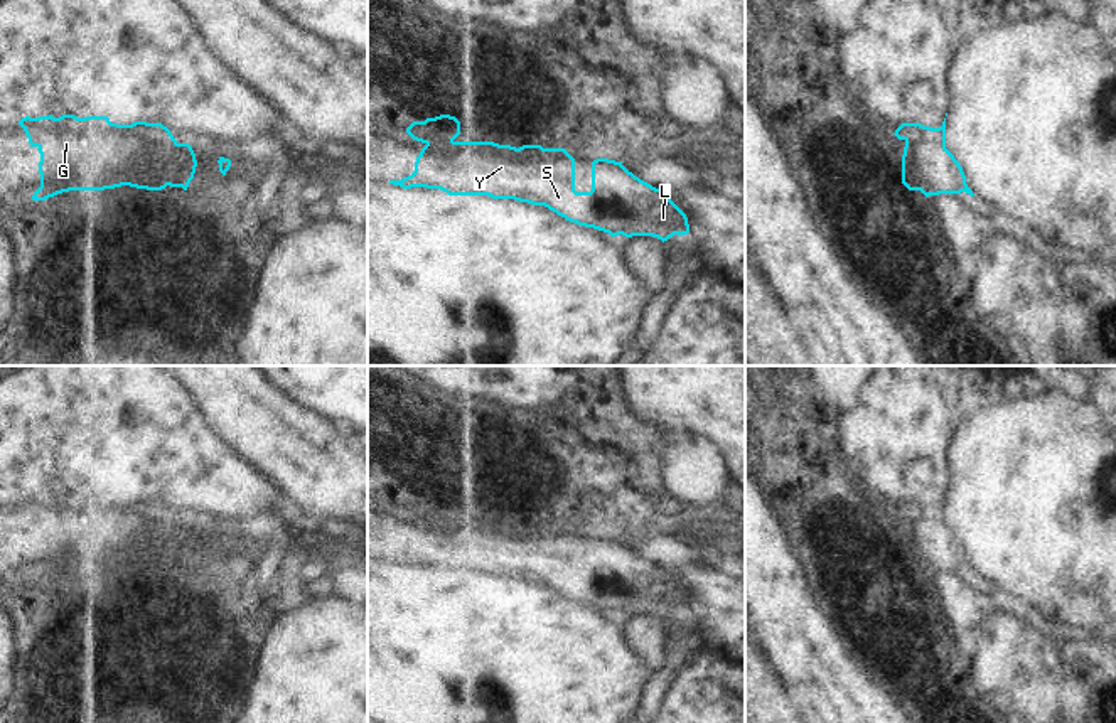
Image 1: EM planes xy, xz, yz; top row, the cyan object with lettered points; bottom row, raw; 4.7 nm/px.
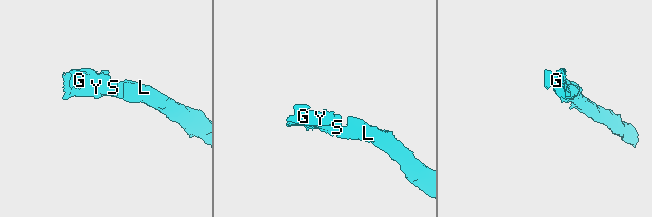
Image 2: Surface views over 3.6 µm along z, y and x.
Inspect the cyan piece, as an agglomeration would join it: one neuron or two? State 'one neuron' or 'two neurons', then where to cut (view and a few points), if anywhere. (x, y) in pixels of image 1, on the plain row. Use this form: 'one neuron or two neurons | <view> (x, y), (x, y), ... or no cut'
one neuron | no cut

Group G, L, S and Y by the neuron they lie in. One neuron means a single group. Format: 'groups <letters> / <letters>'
groups G L S Y

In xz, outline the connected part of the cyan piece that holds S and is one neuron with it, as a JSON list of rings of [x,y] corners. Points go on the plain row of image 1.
[[[450,492],[413,499],[406,511],[425,524],[415,539],[415,549],[401,558],[389,558],[403,566],[440,566],[448,573],[489,573],[545,583],[578,603],[614,613],[652,613],[663,620],[674,612],[689,610],[686,592],[671,578],[669,570],[656,566],[629,549],[622,539],[597,536],[592,539],[592,568],[575,568],[575,536],[565,526],[541,522],[499,522],[494,519],[457,519],[460,499]]]

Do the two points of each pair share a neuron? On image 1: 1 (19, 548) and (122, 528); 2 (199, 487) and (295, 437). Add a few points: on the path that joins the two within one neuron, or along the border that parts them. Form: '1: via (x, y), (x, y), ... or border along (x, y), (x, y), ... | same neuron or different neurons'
1: via (44, 548), (53, 546), (73, 531), (96, 531) | same neuron
2: border along (219, 435), (278, 487) | different neurons

